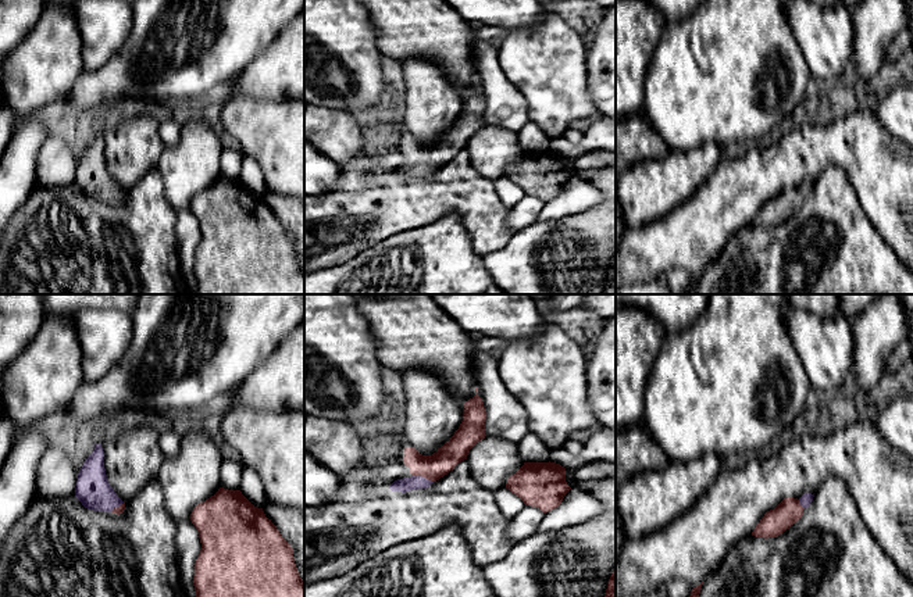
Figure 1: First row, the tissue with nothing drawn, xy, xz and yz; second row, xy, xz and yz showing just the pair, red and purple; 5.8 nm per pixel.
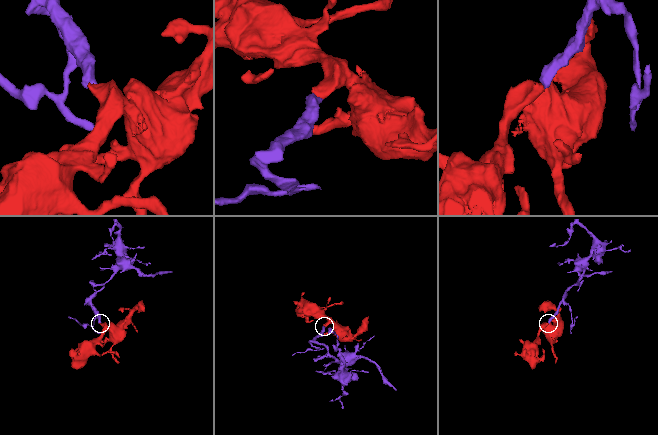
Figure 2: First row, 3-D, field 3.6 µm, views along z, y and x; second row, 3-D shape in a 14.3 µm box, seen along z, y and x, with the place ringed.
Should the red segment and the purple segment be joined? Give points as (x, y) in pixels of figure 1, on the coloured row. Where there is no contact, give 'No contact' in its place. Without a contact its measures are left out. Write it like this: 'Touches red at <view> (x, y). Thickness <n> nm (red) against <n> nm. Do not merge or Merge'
Touches red at xz (423, 476). Thickness 150 nm (red) against 80 nm. Merge

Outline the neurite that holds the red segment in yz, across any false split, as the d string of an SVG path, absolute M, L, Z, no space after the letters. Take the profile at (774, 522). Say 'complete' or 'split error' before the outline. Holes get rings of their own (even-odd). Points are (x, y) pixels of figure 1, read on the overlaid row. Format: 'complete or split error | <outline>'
split error | M805 493L799 500L793 497L784 498L774 510L764 514L756 525L752 536L755 537L777 537L798 522L803 510L810 505L814 494Z

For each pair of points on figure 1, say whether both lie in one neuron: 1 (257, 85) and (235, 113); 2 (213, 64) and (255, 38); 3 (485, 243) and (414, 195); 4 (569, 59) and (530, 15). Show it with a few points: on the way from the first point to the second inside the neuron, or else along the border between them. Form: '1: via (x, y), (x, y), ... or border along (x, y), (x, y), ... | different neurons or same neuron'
1: border along (234, 95), (280, 102) | different neurons
2: via (223, 54), (239, 38), (245, 38) | same neuron
3: via (480, 221), (456, 197), (437, 196) | same neuron
4: border along (545, 14), (530, 29), (512, 29), (507, 32) | different neurons

